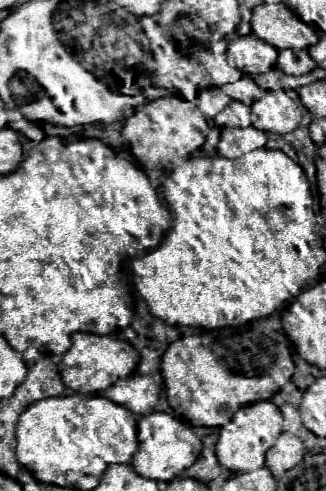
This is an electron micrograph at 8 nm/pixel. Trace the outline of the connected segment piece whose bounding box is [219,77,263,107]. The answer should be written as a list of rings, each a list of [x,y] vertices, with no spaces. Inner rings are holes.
[[[241,77],[241,79],[235,81],[235,83],[227,83],[227,85],[219,87],[219,91],[223,91],[223,95],[227,95],[227,97],[233,99],[233,101],[247,103],[247,107],[263,95],[263,93],[257,89],[257,85],[253,83],[251,77]]]

